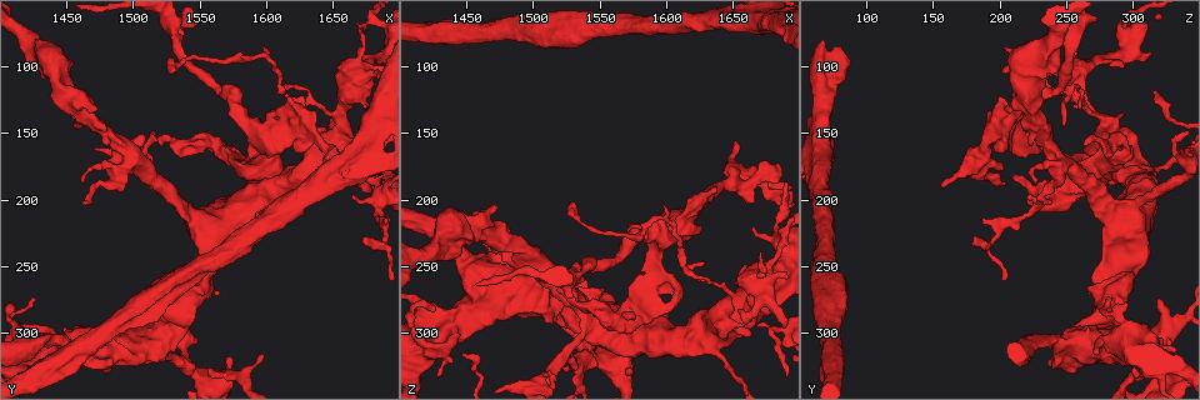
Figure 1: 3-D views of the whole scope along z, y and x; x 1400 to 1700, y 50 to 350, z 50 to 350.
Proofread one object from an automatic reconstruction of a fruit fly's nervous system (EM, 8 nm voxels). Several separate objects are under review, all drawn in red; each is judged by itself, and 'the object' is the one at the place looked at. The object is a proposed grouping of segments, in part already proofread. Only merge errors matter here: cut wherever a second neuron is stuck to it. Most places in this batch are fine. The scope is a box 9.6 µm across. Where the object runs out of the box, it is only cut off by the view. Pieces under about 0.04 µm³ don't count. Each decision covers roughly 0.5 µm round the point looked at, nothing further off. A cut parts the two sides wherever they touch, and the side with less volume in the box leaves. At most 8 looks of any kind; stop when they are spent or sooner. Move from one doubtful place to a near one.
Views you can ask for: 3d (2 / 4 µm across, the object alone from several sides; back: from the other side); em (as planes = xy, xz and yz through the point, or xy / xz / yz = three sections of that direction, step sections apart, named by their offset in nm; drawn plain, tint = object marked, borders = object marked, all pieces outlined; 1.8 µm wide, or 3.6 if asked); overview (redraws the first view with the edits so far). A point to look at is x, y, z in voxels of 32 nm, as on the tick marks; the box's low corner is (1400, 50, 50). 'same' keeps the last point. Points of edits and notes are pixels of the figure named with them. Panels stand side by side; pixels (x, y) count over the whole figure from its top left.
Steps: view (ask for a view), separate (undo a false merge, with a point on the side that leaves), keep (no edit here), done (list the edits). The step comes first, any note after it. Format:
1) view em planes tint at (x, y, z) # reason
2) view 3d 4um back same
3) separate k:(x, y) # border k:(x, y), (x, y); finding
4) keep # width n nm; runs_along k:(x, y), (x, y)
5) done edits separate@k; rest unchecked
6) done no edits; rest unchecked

view 3d 2um at (1666, 106, 256) # sharp bend

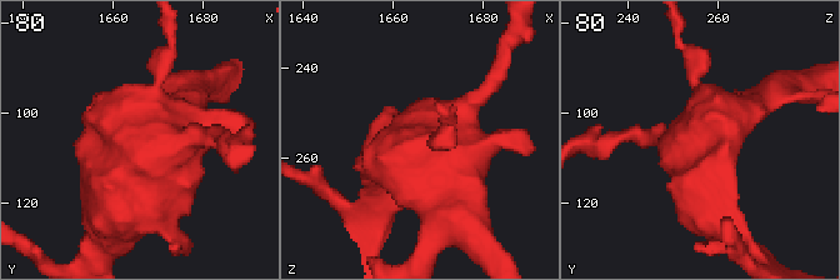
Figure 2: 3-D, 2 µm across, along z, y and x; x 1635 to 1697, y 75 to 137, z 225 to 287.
view em planes tint at (1666, 106, 256)

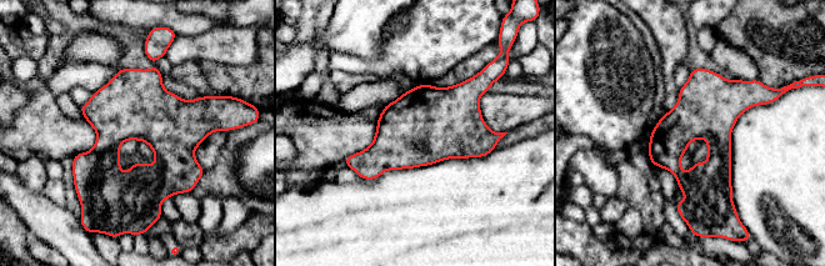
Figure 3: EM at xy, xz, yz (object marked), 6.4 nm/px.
keep # width 380 nm; all the same neuron

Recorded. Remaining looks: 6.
view 3d 4um at (1654, 152, 284) # abrupt turn

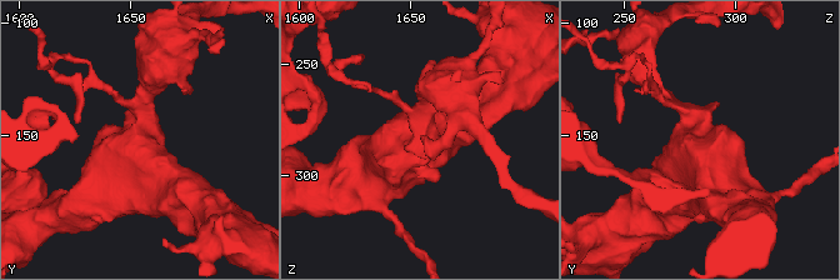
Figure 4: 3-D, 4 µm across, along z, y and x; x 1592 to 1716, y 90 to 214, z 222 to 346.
view em 3.6um xy step 16 tint at (1655, 154, 282) # need the tissue

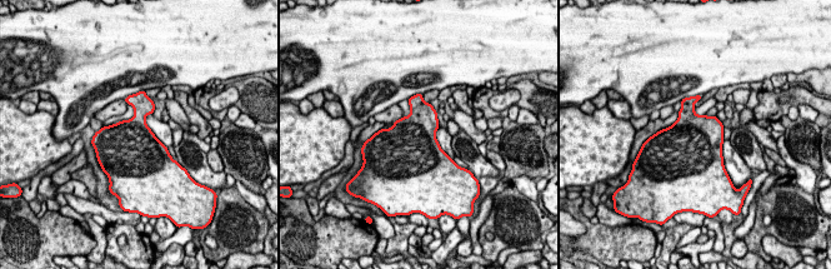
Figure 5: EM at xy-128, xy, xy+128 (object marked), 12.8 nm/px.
view em 3.6um planes borders same # another direction

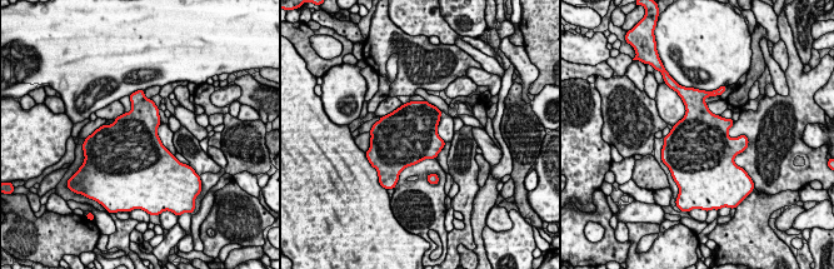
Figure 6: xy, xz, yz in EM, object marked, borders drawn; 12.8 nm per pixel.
keep # one neuron here

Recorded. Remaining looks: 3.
view em planes plain at (1568, 166, 282) # closes a loop

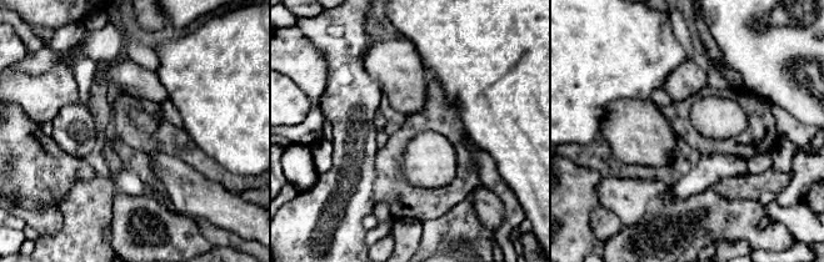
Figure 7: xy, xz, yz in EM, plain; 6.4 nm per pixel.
view em planes tint same # where the object lies

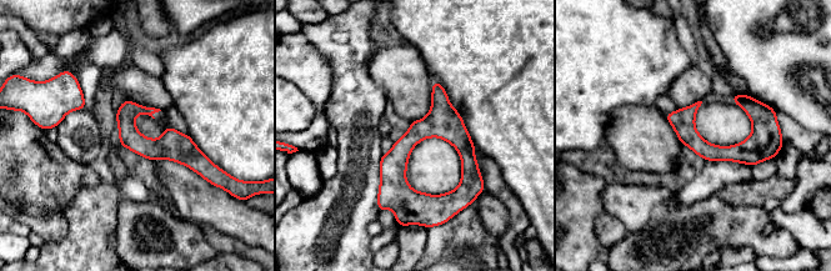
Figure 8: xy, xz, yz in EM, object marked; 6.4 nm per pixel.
keep # one neuron here

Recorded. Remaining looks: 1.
view em planes tint at (1650, 166, 186) # arms part here

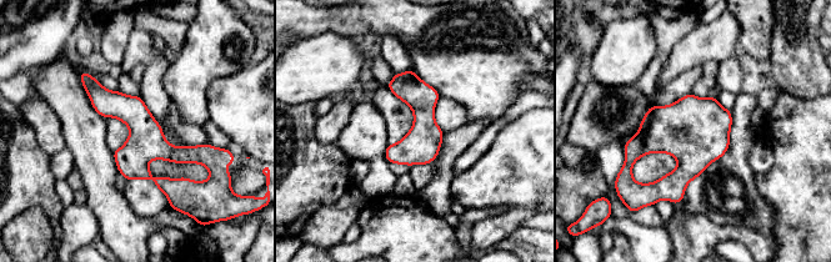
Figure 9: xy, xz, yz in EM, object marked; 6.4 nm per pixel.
keep # width 240 nm; runs_along 9:(84, 76), (168, 152), (208, 149); one neuron here

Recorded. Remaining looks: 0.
done no edits; rest unchecked

